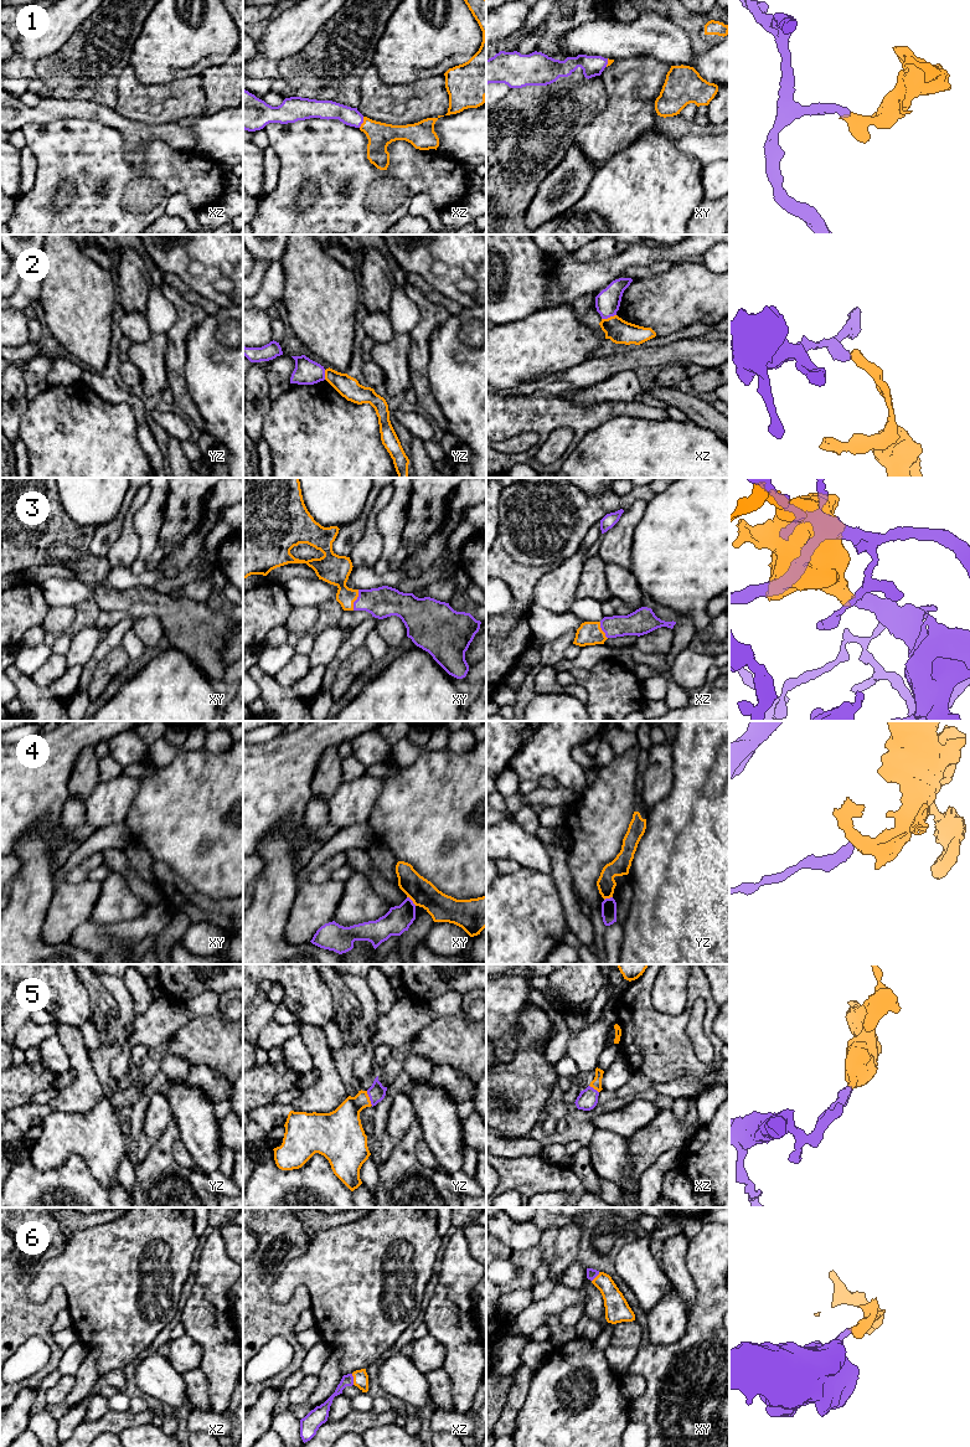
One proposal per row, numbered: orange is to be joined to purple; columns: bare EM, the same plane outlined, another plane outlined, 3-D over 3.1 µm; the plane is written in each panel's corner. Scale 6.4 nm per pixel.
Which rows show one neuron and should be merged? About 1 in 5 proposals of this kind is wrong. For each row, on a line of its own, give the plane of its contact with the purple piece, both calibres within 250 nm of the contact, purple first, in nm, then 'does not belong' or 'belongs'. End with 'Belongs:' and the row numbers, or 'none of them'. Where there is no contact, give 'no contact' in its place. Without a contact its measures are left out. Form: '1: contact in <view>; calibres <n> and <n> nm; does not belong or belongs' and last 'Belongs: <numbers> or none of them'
1: contact in xz; calibres 130 and 160 nm; belongs
2: contact in xz; calibres 160 and 160 nm; does not belong
3: contact in xy; calibres 200 and 190 nm; belongs
4: contact in xy; calibres 170 and 180 nm; does not belong
5: contact in yz; calibres 110 and 240 nm; belongs
6: contact in xz; calibres 80 and 100 nm; belongs
Belongs: 1, 3, 5, 6

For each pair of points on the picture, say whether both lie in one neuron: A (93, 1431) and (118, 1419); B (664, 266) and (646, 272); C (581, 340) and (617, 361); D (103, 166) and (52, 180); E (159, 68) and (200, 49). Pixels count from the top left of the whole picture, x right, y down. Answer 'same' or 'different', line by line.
A: same
B: same
C: different
D: same
E: same

